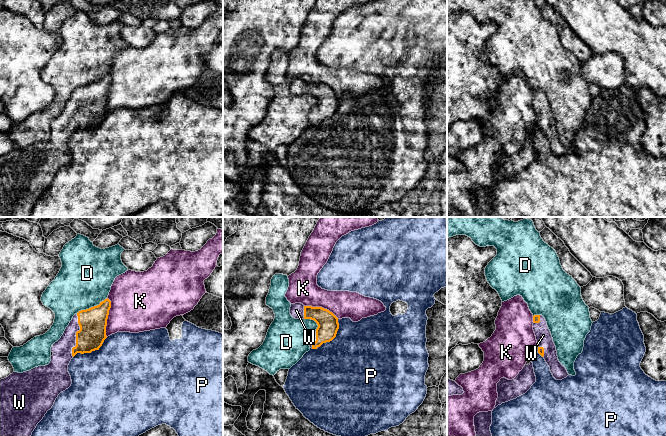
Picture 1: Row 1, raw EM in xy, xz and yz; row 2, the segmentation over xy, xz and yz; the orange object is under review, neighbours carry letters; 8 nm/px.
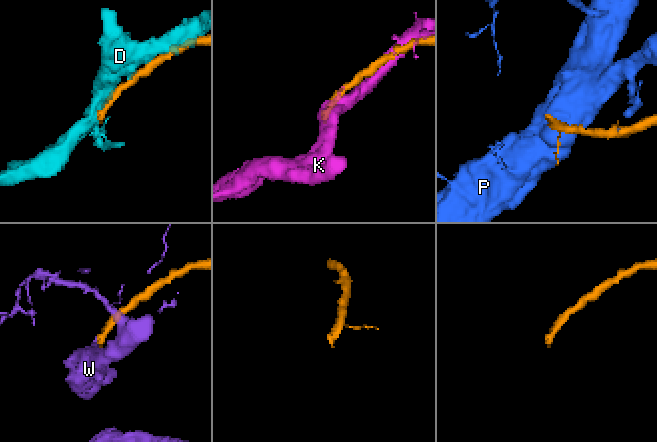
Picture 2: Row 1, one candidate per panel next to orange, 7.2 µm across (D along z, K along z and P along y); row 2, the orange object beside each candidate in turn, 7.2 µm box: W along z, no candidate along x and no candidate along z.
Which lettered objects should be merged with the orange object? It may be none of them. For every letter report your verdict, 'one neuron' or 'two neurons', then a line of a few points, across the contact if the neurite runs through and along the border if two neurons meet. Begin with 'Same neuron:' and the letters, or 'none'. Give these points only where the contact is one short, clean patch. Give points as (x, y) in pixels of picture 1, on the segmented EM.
Same neuron: W
D: two neurons
K: two neurons
P: two neurons
W: one neuron

